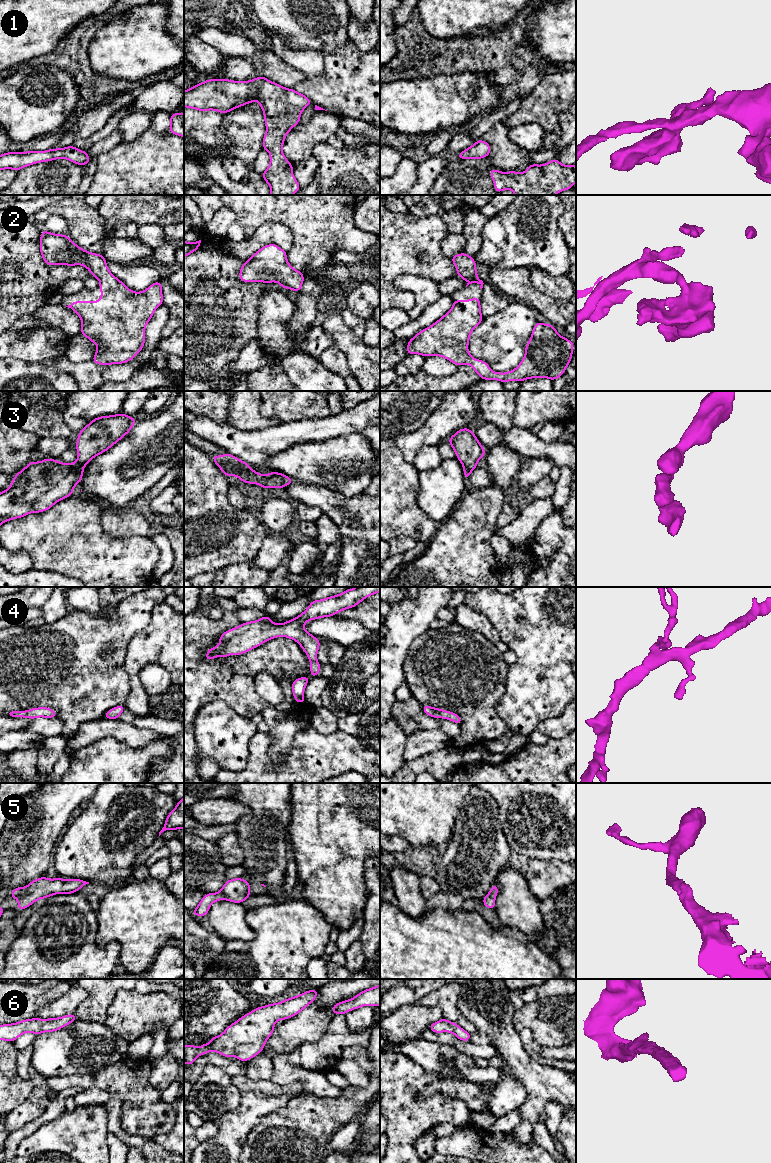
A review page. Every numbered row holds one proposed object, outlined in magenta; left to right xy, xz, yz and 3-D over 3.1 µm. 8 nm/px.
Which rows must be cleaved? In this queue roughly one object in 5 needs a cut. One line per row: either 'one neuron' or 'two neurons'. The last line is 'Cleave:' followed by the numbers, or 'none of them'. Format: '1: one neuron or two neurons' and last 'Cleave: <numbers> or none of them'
1: one neuron
2: one neuron
3: one neuron
4: one neuron
5: one neuron
6: one neuron
Cleave: none of them

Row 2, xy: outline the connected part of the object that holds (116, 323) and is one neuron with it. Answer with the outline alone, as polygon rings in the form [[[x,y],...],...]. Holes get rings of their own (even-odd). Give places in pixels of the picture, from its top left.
[[[43,229],[39,248],[47,265],[82,265],[100,281],[101,299],[99,301],[75,301],[68,306],[65,305],[80,316],[82,323],[80,333],[98,347],[92,361],[100,365],[111,365],[132,360],[144,346],[147,323],[154,311],[163,304],[160,281],[153,283],[142,292],[131,291],[109,271],[103,255],[80,248],[67,235],[49,233]]]

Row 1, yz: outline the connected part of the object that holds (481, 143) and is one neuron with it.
[[[484,140],[475,141],[475,143],[457,155],[459,159],[482,159],[491,152],[490,145]]]

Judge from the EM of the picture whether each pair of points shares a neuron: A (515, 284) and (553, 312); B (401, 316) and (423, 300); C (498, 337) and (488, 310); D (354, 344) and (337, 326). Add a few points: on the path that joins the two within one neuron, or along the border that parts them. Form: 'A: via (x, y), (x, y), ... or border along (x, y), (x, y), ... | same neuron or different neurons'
A: via (524, 291), (544, 304) | same neuron
B: border along (407, 312), (411, 319) | different neurons
C: border along (510, 302), (504, 308), (484, 318) | different neurons
D: via (350, 340), (340, 330) | same neuron

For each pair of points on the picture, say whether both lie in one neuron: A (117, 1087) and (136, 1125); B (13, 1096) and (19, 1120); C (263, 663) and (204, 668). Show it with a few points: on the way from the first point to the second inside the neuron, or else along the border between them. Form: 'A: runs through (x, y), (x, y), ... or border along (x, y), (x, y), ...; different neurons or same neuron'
A: runs through (126, 1096), (136, 1106), (136, 1116); same neuron
B: border along (32, 1089), (31, 1093), (10, 1112); different neurons
C: runs through (248, 663), (230, 663), (225, 668), (219, 668); same neuron

